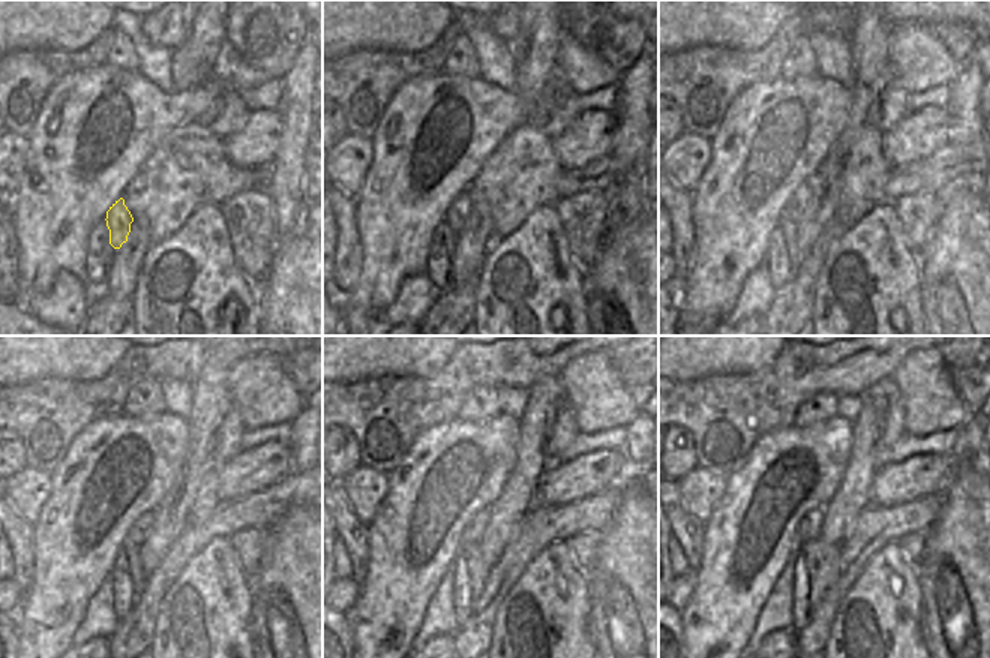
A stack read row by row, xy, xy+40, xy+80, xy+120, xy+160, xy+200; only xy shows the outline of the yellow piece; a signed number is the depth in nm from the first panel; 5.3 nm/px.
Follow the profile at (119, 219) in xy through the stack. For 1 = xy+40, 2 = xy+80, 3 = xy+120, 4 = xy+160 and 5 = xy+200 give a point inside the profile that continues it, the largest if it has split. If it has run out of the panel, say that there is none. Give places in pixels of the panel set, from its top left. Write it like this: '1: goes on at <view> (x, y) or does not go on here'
1: goes on at xy+40 (458, 212)
2: goes on at xy+80 (795, 206)
3: goes on at xy+120 (137, 532)
4: goes on at xy+160 (474, 529)
5: goes on at xy+200 (809, 528)

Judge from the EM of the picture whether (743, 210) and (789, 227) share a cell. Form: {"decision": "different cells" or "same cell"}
{"decision": "different cells"}

